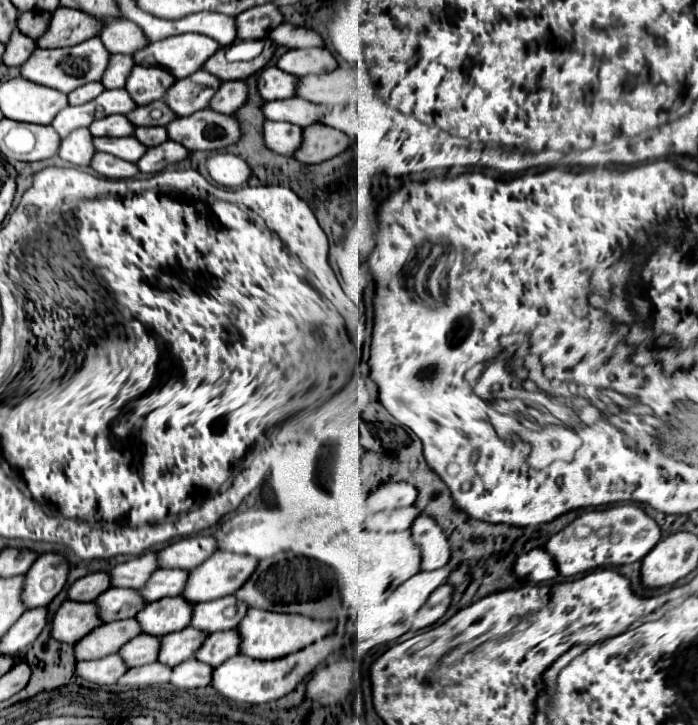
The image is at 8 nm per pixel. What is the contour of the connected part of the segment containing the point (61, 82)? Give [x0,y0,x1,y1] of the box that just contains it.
[20,36,110,94]

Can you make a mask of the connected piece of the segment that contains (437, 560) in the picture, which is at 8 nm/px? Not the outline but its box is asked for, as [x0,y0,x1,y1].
[410,514,450,572]

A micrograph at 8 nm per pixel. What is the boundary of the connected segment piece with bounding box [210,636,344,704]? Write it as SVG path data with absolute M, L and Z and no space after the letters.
M326 636L306 648L302 648L300 652L294 652L290 656L284 656L280 660L252 660L248 656L236 654L228 660L224 660L218 668L212 670L212 680L210 686L222 694L228 700L234 702L246 702L246 704L262 704L262 702L270 702L270 700L278 700L282 696L286 696L288 692L292 692L296 688L298 682L302 682L330 652L334 652L336 648L340 648L344 644L344 638L340 636Z

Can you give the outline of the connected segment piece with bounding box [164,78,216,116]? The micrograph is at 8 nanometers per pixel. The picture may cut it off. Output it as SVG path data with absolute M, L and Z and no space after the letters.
M190 78L176 80L172 88L168 88L168 92L164 94L164 102L168 104L168 108L172 108L172 112L176 112L176 116L188 116L206 108L216 88L214 86L206 88L198 98L192 98L192 92L194 92L194 82Z

